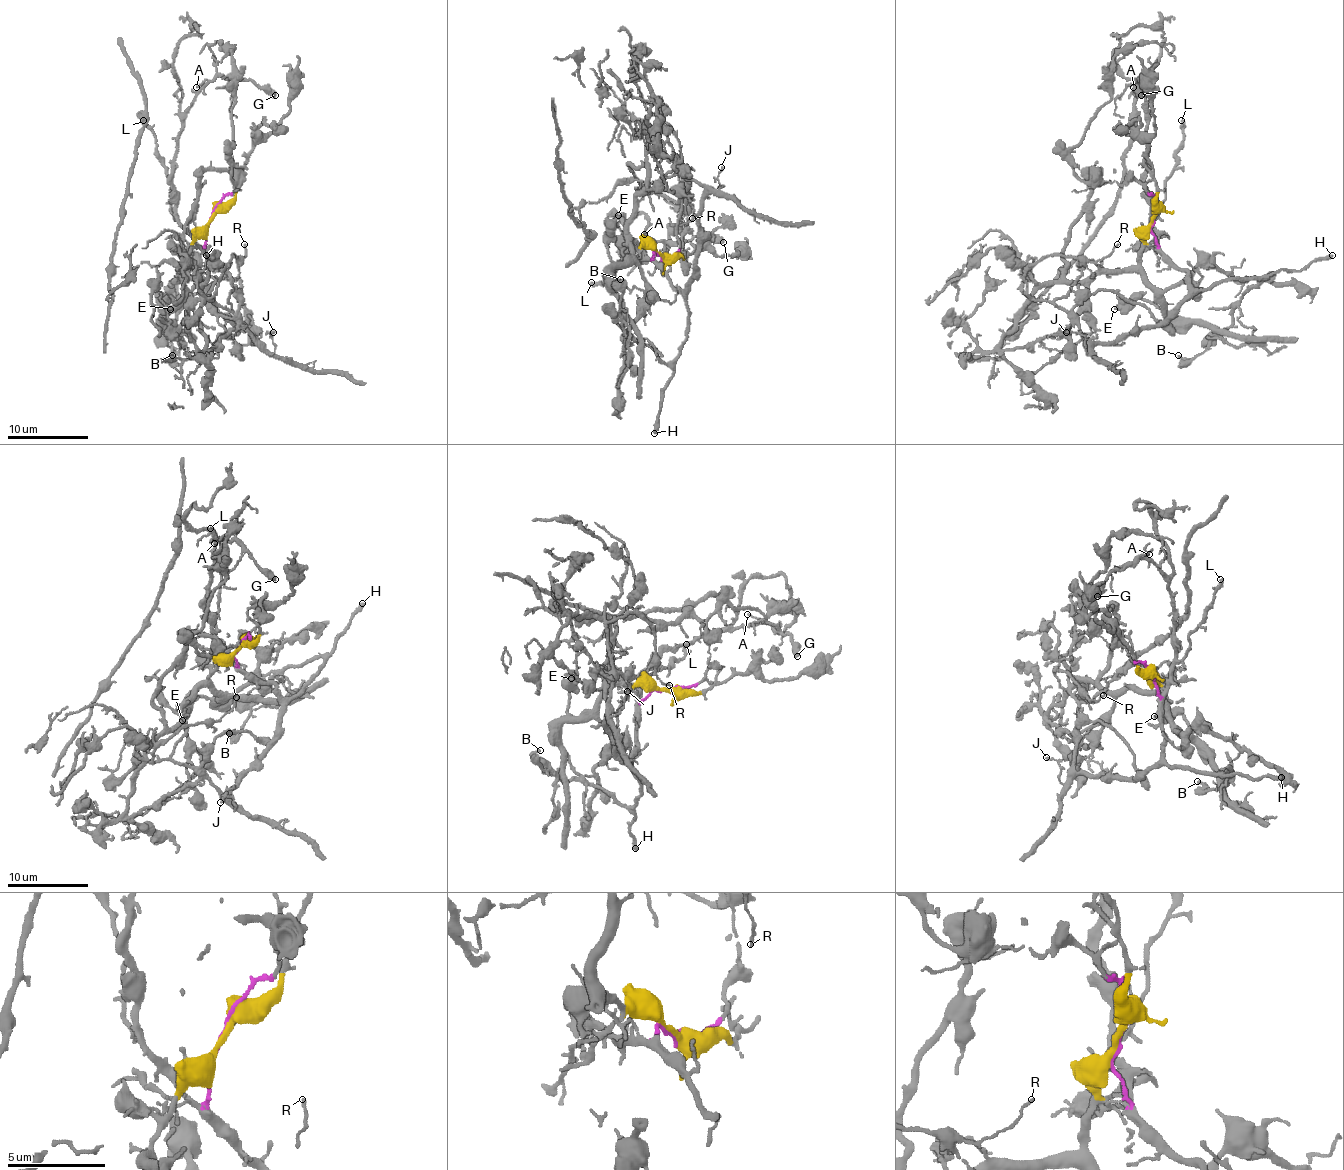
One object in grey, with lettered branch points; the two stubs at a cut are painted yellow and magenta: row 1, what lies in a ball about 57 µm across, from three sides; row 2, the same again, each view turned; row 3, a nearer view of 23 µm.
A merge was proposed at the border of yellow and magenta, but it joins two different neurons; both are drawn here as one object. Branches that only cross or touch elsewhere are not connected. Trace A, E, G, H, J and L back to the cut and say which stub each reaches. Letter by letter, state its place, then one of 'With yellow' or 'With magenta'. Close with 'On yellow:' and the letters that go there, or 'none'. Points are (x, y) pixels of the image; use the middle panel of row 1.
A: Place: (644, 234). With magenta
E: Place: (618, 215). With yellow
G: Place: (723, 242). With magenta
H: Place: (654, 433). With magenta
J: Place: (721, 167). With magenta
L: Place: (591, 282). With magenta
On yellow: E

